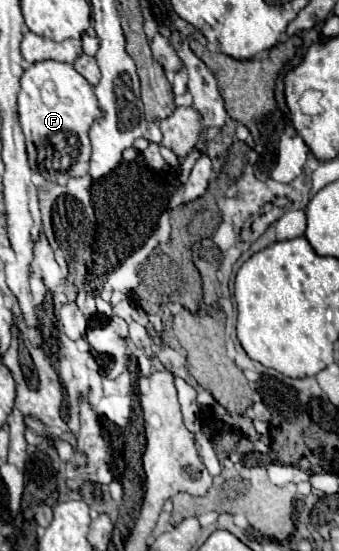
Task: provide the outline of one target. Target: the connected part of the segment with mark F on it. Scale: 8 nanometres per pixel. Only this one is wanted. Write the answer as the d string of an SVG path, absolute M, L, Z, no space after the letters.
M55 60L35 62L26 68L21 76L19 92L19 120L21 130L27 138L27 154L31 170L43 178L67 184L69 178L85 176L89 172L89 126L101 116L97 98L89 82L73 68Z

